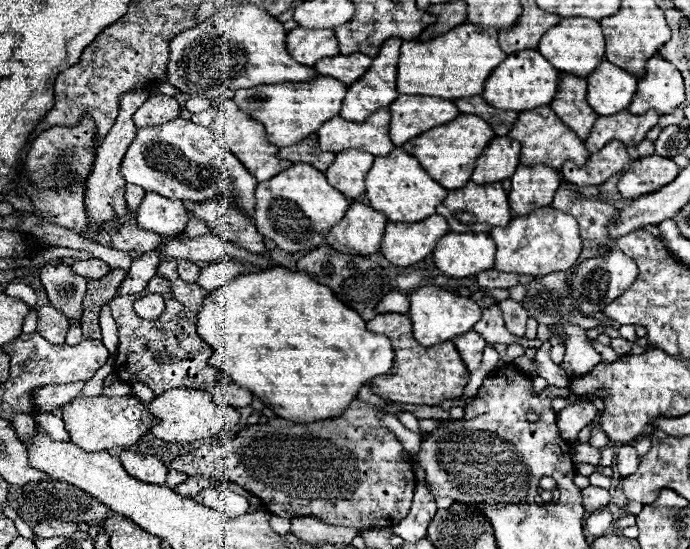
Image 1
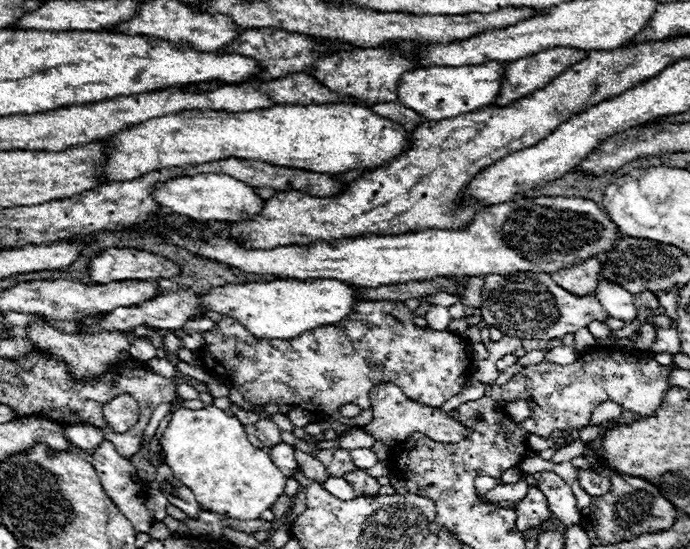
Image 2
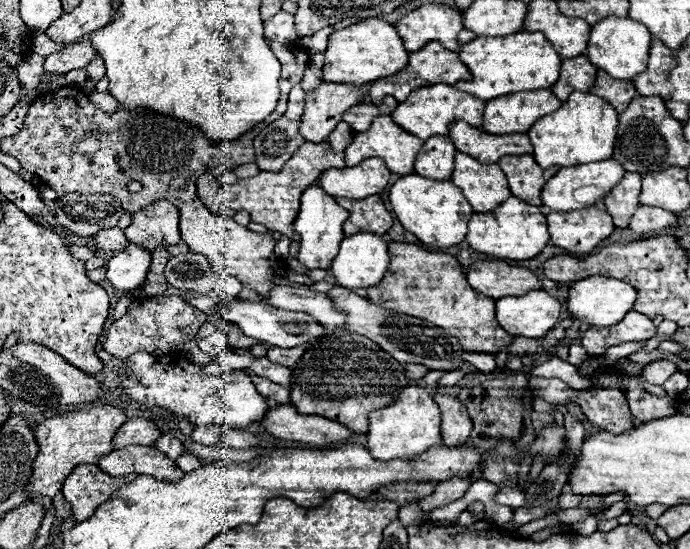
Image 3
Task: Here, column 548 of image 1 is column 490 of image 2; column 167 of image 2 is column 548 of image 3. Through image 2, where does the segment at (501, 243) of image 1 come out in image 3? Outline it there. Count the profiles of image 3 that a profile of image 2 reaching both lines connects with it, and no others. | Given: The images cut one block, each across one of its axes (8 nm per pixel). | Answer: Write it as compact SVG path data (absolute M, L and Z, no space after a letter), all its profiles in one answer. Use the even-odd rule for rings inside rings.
M510 196L506 202L502 202L496 210L486 214L474 214L468 222L468 234L466 242L472 250L496 258L508 258L508 260L528 260L544 250L548 244L548 228L546 228L546 216L536 206L524 204L524 200L516 200Z

